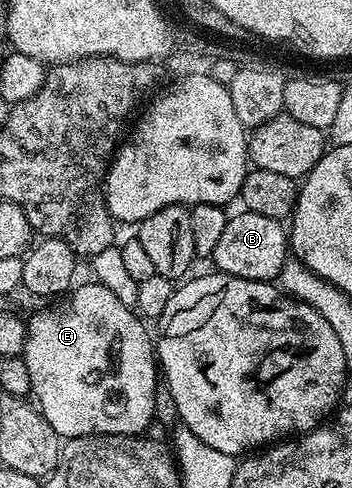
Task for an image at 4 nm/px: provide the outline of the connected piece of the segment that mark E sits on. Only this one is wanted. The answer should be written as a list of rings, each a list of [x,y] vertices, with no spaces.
[[[98,283],[79,285],[68,295],[62,296],[56,303],[50,304],[53,305],[50,309],[41,309],[33,318],[28,318],[23,356],[27,363],[27,371],[31,375],[32,396],[34,398],[37,396],[36,408],[46,417],[47,422],[51,423],[51,427],[55,429],[61,439],[92,437],[95,433],[144,434],[148,430],[145,428],[149,424],[152,426],[155,421],[153,414],[155,411],[155,389],[159,376],[159,362],[155,356],[155,341],[147,337],[147,332],[143,329],[142,318],[130,306],[121,303],[107,287]]]

